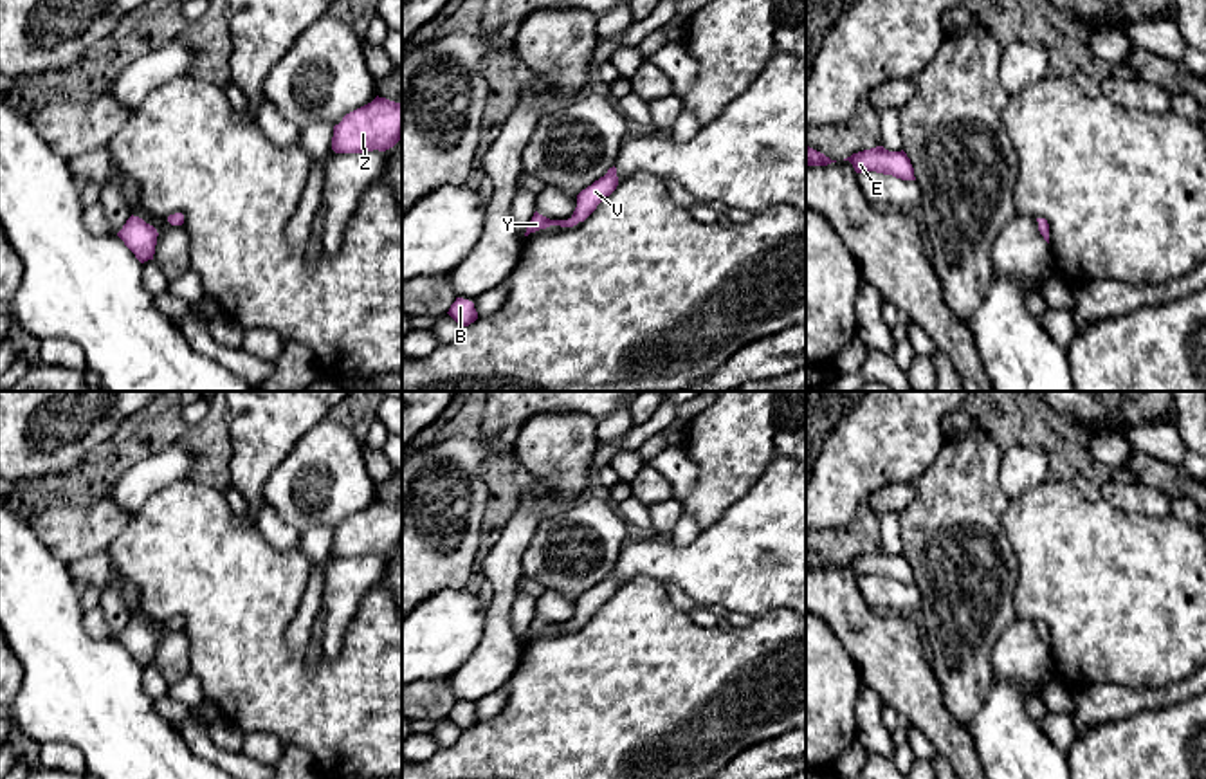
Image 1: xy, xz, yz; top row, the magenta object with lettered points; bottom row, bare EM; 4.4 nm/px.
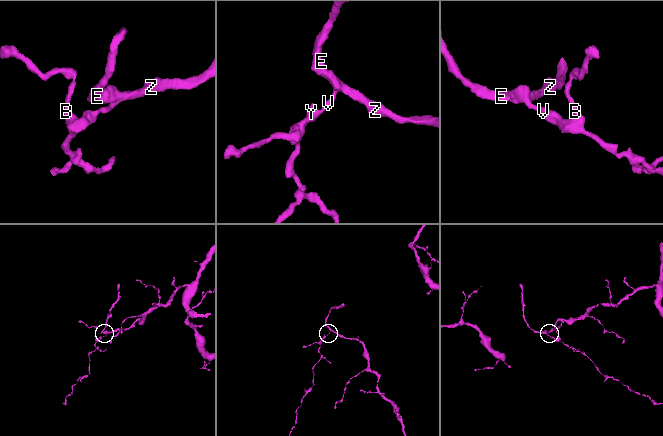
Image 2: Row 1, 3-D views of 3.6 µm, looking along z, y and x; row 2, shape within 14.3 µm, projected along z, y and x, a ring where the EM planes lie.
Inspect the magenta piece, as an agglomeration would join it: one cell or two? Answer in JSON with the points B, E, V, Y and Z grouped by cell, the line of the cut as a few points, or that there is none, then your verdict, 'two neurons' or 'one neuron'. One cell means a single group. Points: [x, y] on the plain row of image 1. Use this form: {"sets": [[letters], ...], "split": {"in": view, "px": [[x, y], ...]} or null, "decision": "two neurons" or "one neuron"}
{"sets": [["B", "E", "V", "Y", "Z"]], "split": null, "decision": "one neuron"}

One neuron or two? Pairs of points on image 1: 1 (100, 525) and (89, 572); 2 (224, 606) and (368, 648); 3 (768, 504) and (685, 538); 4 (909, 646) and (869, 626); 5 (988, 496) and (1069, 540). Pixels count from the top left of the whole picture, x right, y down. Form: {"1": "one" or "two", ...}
{"1": "two", "2": "one", "3": "two", "4": "one", "5": "two"}

